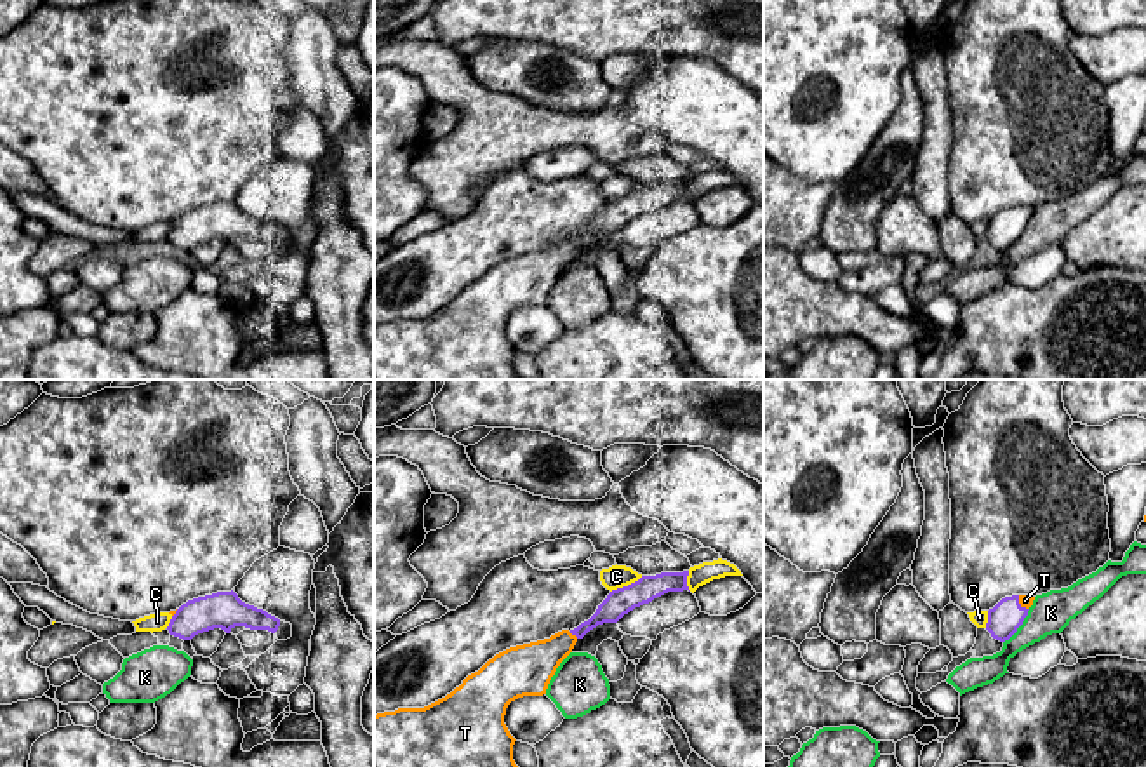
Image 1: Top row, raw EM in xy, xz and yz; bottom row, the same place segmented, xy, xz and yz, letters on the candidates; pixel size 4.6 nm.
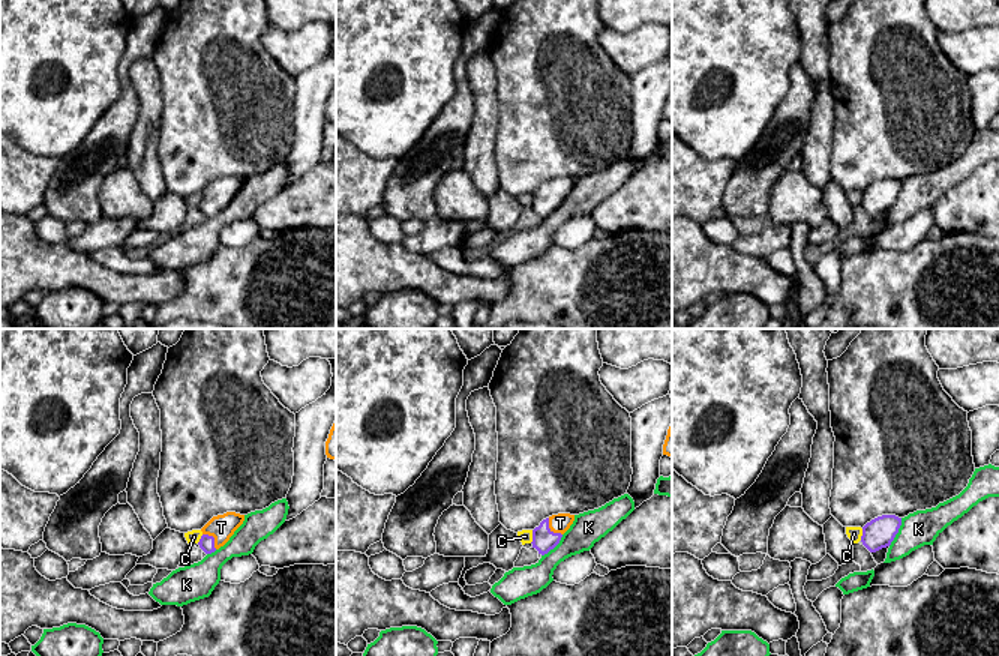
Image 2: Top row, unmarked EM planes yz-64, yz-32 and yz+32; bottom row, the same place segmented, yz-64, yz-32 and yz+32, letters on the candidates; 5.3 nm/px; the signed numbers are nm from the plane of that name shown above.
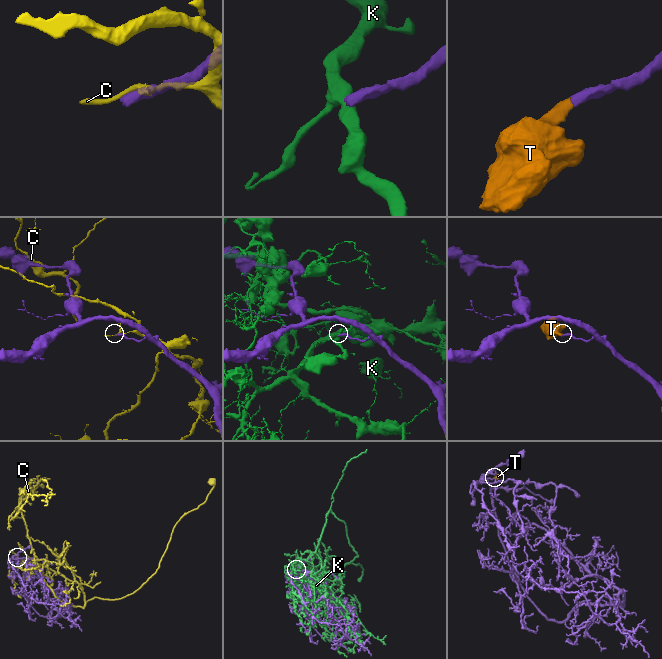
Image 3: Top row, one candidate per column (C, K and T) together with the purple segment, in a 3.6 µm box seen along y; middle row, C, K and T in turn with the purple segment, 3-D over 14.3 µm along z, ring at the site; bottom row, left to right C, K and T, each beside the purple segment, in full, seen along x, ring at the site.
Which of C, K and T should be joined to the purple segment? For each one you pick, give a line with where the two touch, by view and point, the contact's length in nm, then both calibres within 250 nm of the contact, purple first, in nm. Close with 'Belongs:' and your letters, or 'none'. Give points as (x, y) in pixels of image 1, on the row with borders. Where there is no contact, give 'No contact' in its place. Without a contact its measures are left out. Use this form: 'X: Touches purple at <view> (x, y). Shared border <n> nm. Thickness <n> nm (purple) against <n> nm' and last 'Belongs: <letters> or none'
T: Touches purple at xz (574, 634). Shared border 50 nm. Thickness 120 nm (purple) against 200 nm
Belongs: T

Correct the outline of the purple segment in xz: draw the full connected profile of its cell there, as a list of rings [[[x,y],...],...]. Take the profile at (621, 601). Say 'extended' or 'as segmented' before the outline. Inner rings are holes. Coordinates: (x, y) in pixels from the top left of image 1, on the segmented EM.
extended | [[[689,571],[642,576],[612,590],[596,612],[577,628],[496,654],[445,698],[424,708],[398,708],[374,715],[374,769],[520,769],[513,760],[516,739],[504,724],[508,705],[523,696],[546,694],[551,677],[579,639],[598,625],[617,623],[635,607],[668,592],[689,590],[687,576]]]

